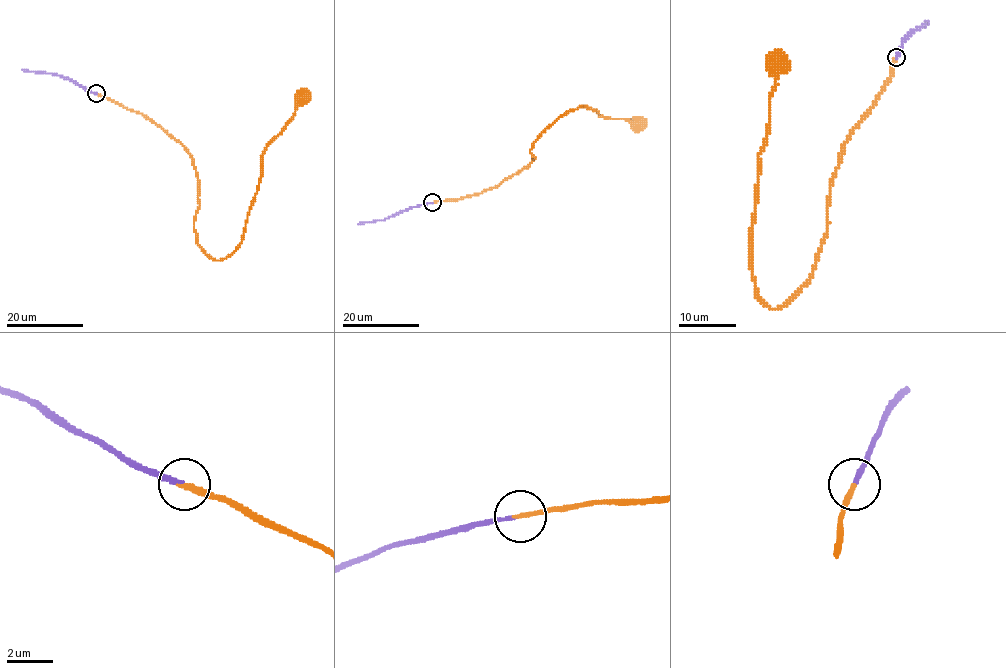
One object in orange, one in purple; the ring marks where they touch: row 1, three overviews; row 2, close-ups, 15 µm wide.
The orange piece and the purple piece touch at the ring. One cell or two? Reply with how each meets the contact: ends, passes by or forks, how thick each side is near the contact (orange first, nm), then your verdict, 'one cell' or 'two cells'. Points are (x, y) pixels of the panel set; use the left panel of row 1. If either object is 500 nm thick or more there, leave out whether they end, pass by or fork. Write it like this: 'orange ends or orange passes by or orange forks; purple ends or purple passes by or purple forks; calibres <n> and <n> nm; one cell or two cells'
orange ends; purple ends; calibres 220 and 160 nm; one cell

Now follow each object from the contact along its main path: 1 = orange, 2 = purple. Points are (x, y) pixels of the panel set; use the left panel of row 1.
1: (96, 94), (143, 114), (188, 153), (198, 179), (196, 241), (222, 260), (241, 242), (262, 154), (302, 97)
2: (96, 94), (58, 74), (22, 69)

